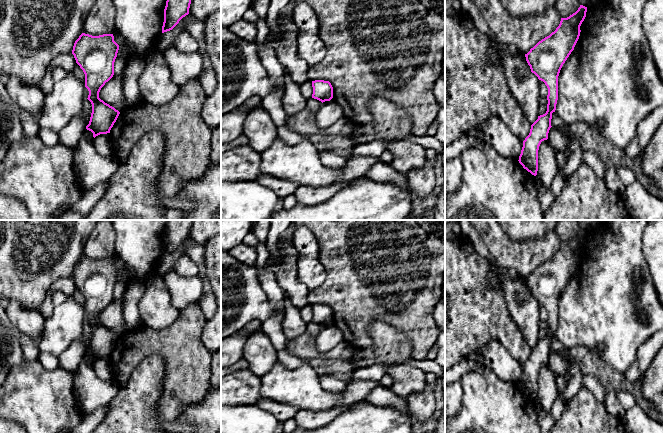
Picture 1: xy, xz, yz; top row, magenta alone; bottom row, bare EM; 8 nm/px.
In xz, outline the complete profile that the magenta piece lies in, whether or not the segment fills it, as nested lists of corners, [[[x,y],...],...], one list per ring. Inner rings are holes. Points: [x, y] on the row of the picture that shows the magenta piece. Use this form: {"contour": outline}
{"contour": [[[315,80],[312,81],[313,94],[312,98],[321,101],[330,101],[333,98],[333,87],[329,81]]]}

